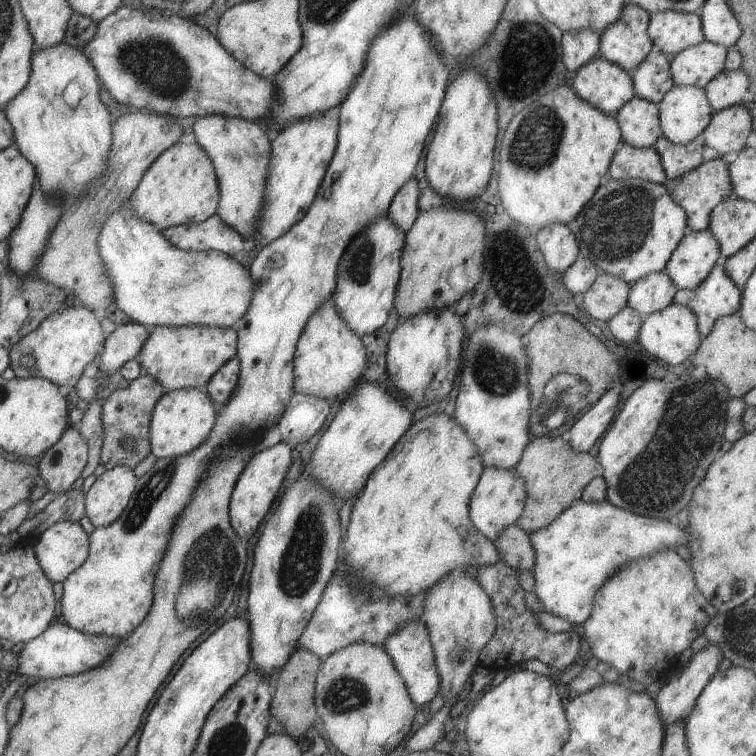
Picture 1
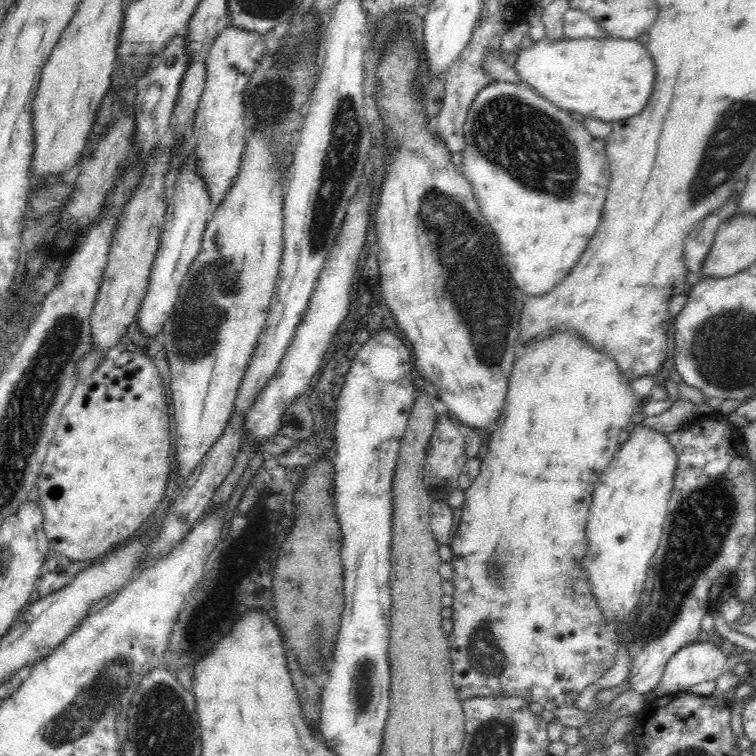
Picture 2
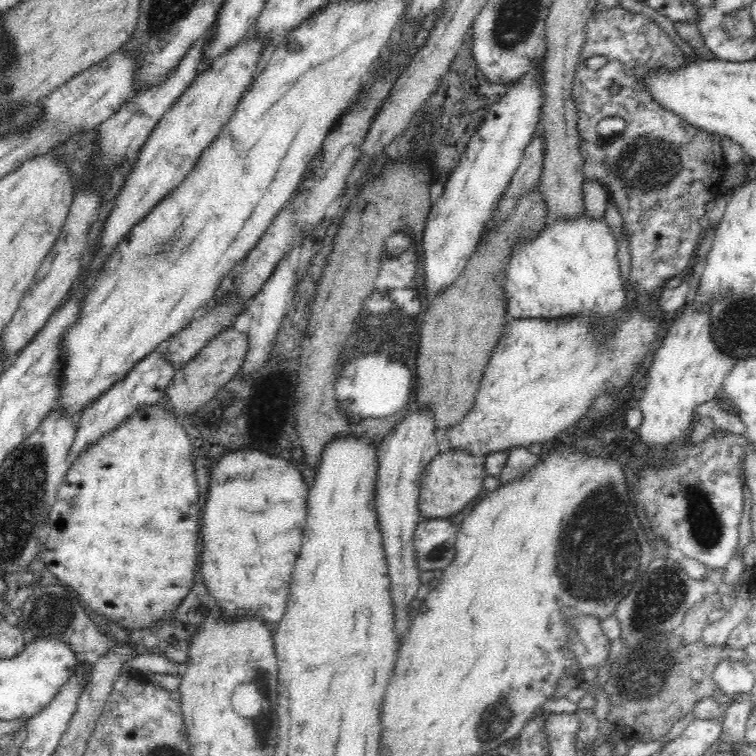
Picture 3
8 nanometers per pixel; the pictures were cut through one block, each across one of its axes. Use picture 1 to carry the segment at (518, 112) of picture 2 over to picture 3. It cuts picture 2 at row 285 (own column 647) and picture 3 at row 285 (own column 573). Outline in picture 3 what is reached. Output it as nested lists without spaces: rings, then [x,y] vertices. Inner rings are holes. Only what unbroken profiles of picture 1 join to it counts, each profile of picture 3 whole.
[[[584,209],[576,218],[554,218],[554,220],[548,221],[546,219],[546,224],[542,228],[542,232],[538,232],[534,238],[520,238],[518,239],[511,248],[511,253],[509,254],[509,259],[505,268],[505,278],[502,285],[504,286],[504,295],[506,295],[506,309],[510,312],[510,316],[514,318],[554,318],[563,317],[566,315],[575,315],[576,313],[584,313],[584,315],[596,315],[600,317],[598,321],[606,321],[606,328],[602,332],[602,337],[607,337],[607,330],[611,327],[611,322],[613,318],[623,311],[626,307],[626,303],[629,302],[629,294],[624,288],[624,280],[622,280],[622,275],[620,272],[619,260],[617,257],[617,238],[614,232],[610,229],[605,216],[600,216],[600,218],[592,218],[586,214],[586,209]]]

